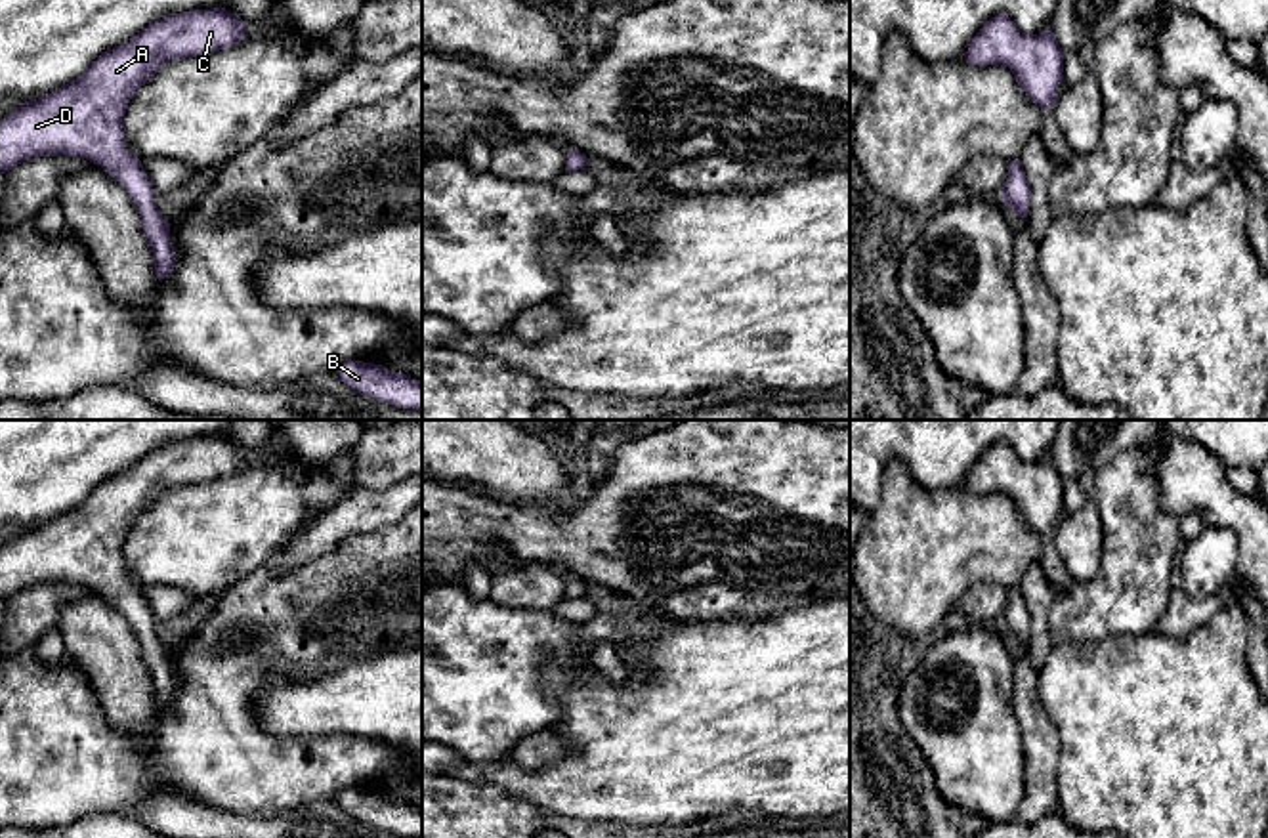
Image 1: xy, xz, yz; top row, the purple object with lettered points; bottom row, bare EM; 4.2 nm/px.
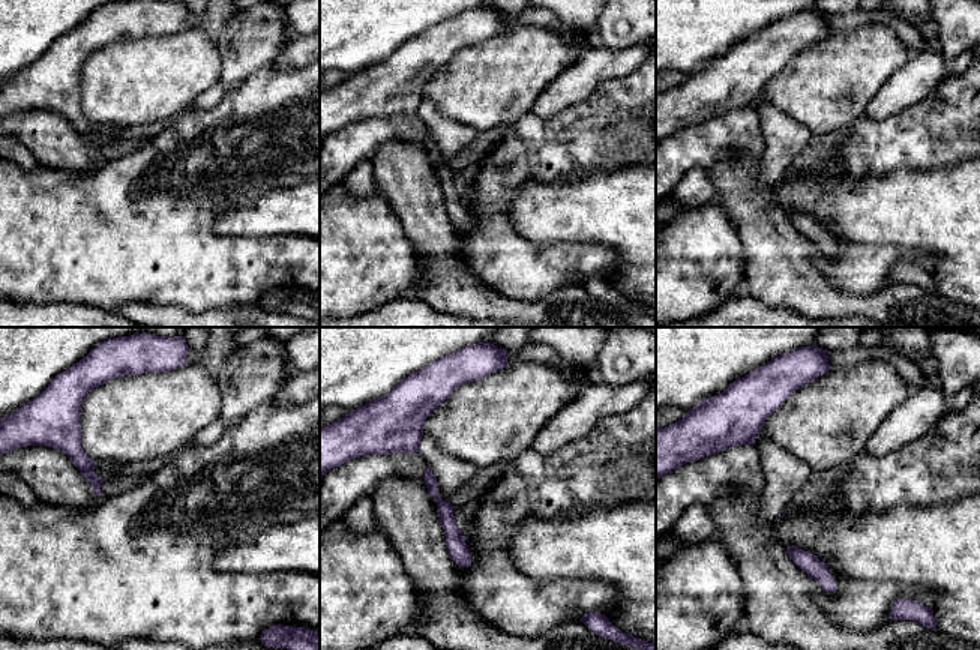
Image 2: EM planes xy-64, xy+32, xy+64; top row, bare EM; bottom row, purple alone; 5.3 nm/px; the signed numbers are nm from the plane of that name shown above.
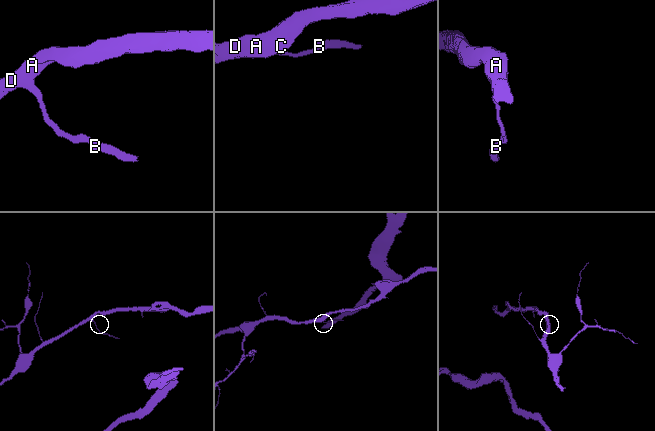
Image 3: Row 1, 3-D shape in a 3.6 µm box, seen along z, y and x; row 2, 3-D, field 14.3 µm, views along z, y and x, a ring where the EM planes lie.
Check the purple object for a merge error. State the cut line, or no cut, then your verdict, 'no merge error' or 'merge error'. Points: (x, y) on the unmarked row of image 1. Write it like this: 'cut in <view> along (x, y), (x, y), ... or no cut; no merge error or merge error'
no cut; no merge error

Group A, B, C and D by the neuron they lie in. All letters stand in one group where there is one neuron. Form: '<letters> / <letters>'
A B C D

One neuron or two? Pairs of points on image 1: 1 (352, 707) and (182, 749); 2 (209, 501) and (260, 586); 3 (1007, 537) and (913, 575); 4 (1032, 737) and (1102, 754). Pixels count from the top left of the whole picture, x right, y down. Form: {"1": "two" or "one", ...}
{"1": "two", "2": "two", "3": "one", "4": "two"}

